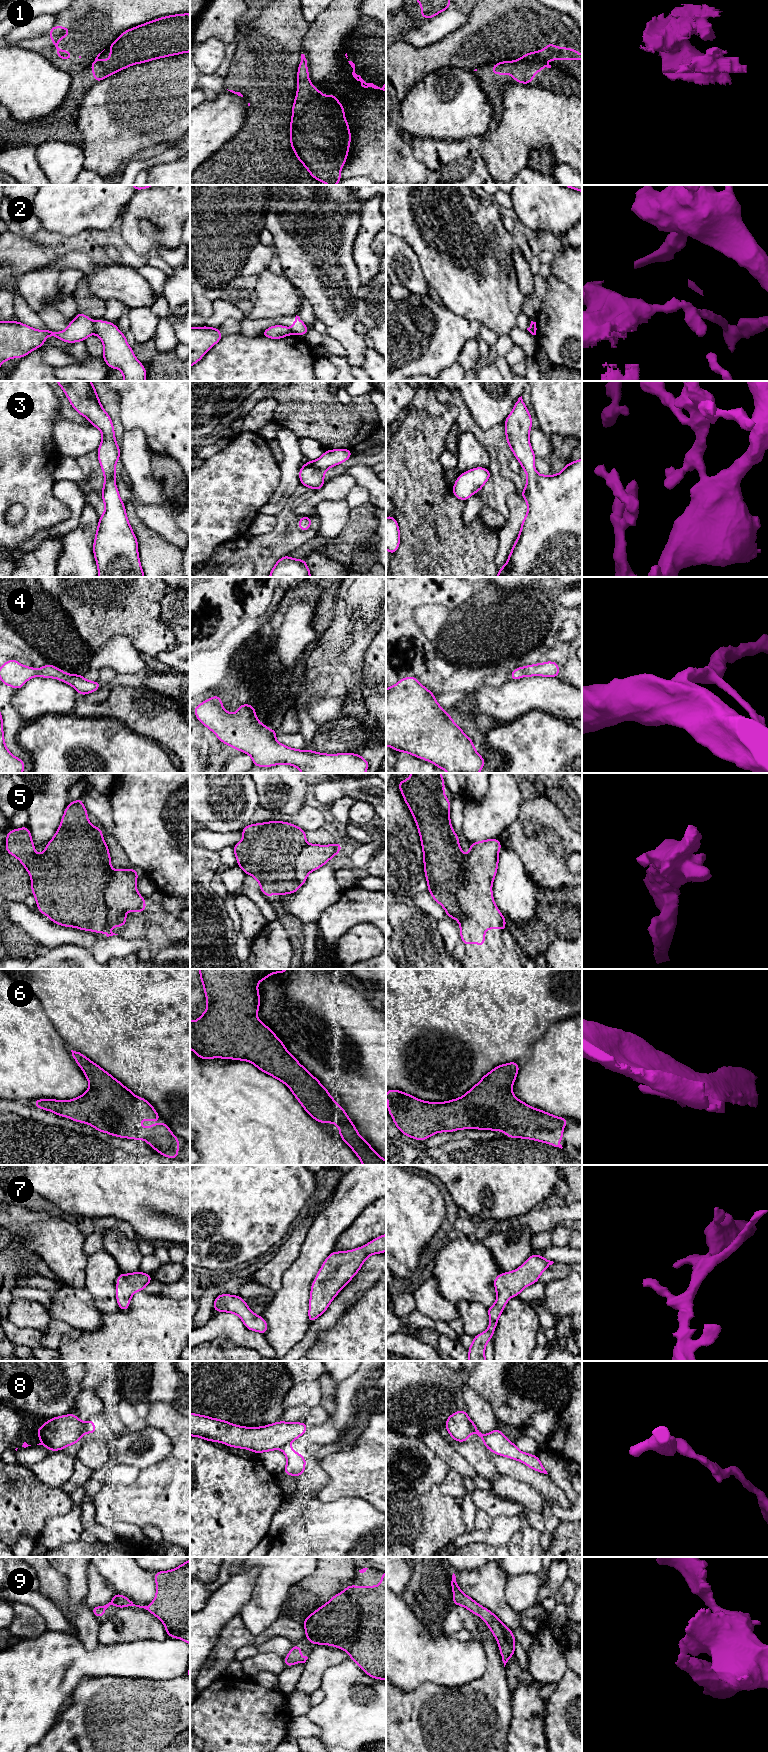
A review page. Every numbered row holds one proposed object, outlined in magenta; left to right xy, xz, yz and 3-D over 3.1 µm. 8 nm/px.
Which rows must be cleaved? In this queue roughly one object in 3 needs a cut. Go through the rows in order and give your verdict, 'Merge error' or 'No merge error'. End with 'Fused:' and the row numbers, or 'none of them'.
1: Merge error
2: Merge error
3: No merge error
4: No merge error
5: Merge error
6: No merge error
7: No merge error
8: Merge error
9: No merge error
Fused: 1, 2, 5, 8

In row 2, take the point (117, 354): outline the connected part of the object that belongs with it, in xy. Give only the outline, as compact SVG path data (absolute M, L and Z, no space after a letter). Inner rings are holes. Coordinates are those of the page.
M96 320L94 333L102 340L104 348L102 358L109 368L120 369L124 381L146 380L145 367L136 359L125 334L120 332L114 323Z

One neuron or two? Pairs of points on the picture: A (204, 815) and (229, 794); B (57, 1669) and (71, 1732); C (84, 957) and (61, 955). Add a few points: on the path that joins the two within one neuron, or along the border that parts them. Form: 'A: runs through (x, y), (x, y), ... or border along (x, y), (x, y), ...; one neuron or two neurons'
A: runs through (210, 809), (223, 798); one neuron
B: border along (85, 1677), (71, 1696); two neurons
C: runs through (78, 957), (69, 957), (67, 955); one neuron

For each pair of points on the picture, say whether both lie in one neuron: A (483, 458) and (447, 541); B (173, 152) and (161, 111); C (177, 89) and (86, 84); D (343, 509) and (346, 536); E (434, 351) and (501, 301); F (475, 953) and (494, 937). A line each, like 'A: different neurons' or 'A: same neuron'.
A: different neurons
B: different neurons
C: different neurons
D: different neurons
E: different neurons
F: same neuron

